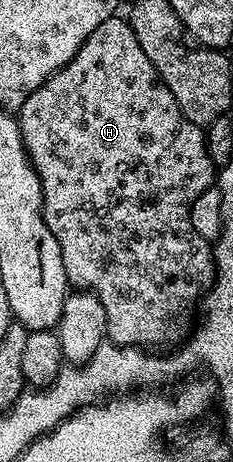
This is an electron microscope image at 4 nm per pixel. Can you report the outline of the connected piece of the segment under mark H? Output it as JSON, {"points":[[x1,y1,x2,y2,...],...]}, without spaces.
{"points":[[115,16,104,20,96,32,92,32,84,40,84,44,76,52,76,56,64,68,60,68,28,100,24,100,21,110,16,114,18,127,22,133,22,143,26,155,38,173,42,189,42,219,48,224,52,236,56,236,56,244,60,244,60,252,64,260,64,272,67,283,78,290,89,290,97,296,104,306,106,317,106,338,118,346,134,346,141,348,158,348,166,346,178,338,178,329,185,324,185,314,203,301,207,290,215,285,214,251,211,243,200,236,190,223,190,203,200,192,211,189,216,182,216,167,206,151,206,136,203,127,192,124,180,112,180,104,176,104,176,96,168,92,162,83,161,76,152,68,152,60,144,56,144,48,136,40,136,32,132,32,129,21,125,17]]}

